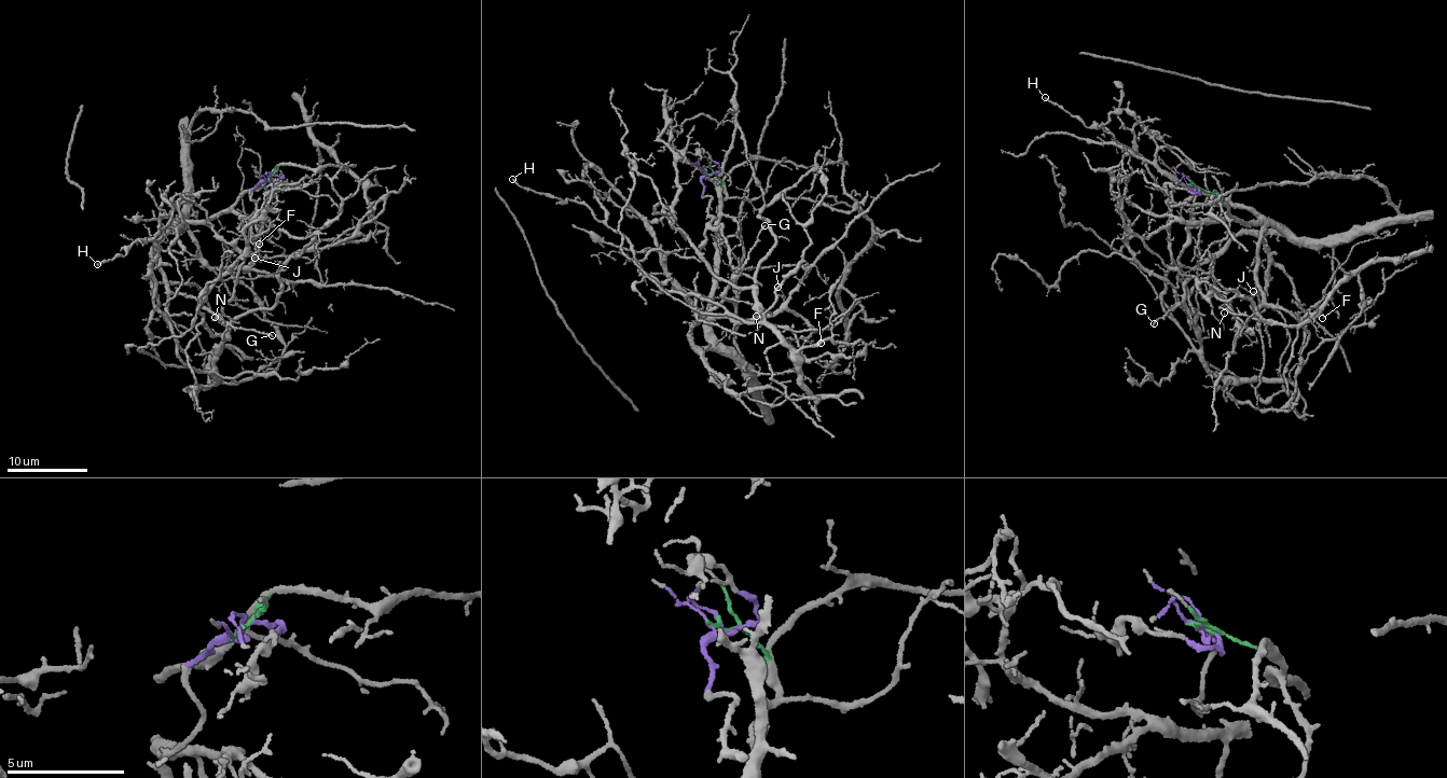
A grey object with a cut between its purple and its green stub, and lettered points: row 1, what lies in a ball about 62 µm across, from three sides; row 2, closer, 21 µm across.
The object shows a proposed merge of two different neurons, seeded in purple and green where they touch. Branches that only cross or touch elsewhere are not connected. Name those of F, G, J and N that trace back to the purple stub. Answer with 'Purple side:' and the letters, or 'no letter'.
Purple side: no letter

